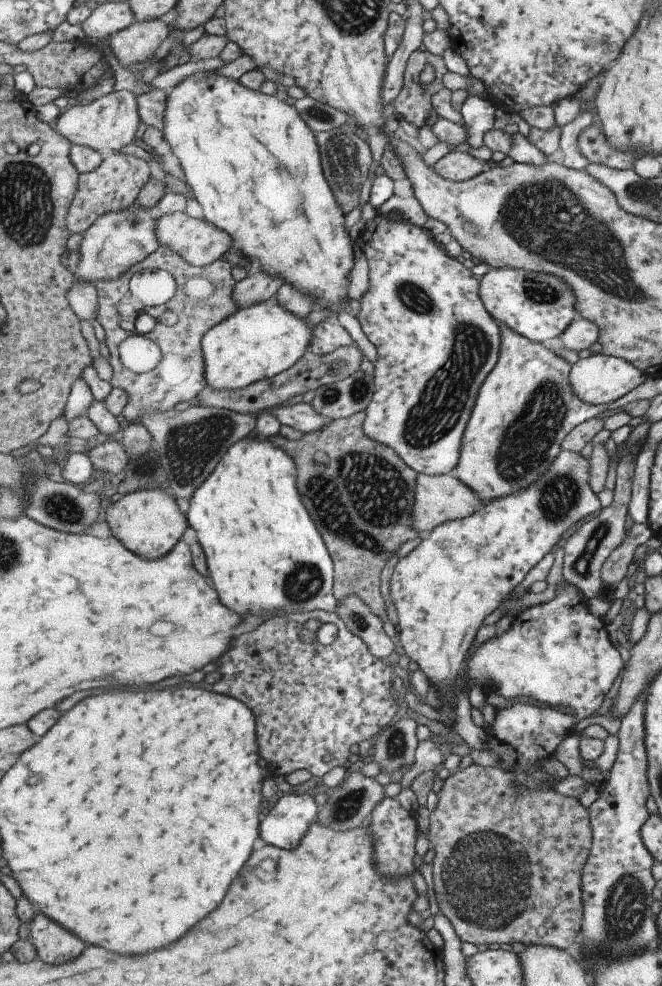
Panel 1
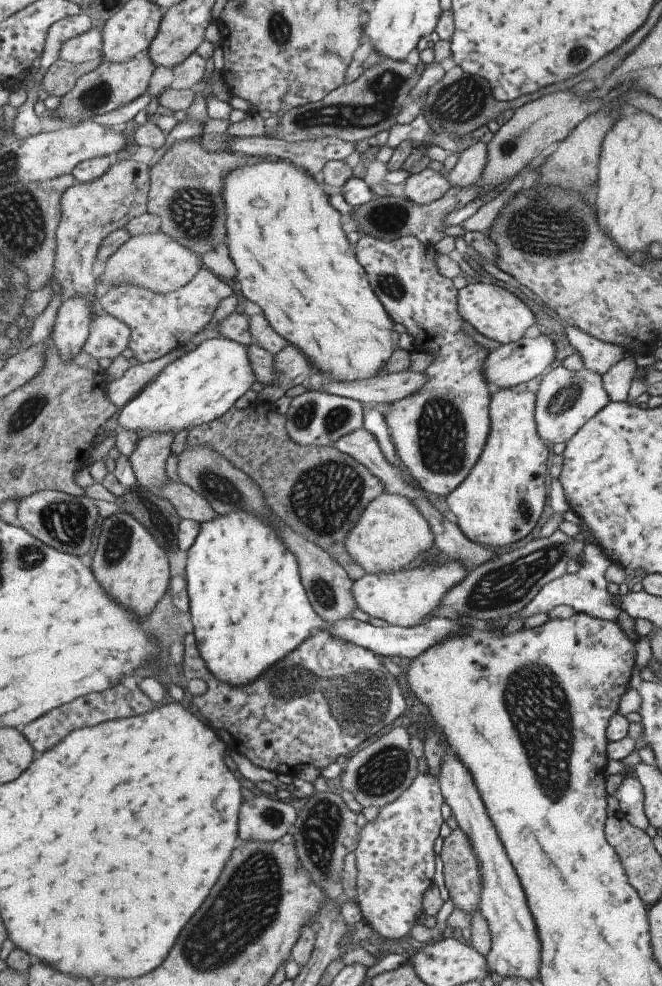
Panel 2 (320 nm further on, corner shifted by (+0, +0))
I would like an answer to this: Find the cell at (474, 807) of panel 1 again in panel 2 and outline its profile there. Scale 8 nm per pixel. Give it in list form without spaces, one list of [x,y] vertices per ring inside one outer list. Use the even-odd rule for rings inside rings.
[[[460,826],[443,842],[441,884],[449,889],[455,908],[471,914],[479,909],[482,899],[482,874],[476,852]]]

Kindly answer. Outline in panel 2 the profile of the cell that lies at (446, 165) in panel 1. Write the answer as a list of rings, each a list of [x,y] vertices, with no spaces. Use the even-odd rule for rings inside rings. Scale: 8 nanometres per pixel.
[[[427,168],[423,172],[411,174],[406,179],[404,196],[414,203],[428,205],[442,199],[451,188],[453,186],[448,177]]]

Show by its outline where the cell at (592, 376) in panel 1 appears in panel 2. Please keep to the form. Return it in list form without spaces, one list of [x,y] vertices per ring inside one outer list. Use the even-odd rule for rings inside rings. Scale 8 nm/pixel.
[[[555,367],[541,378],[535,393],[536,433],[550,445],[563,444],[603,408],[609,400],[601,385],[601,377],[583,368],[577,372]]]

